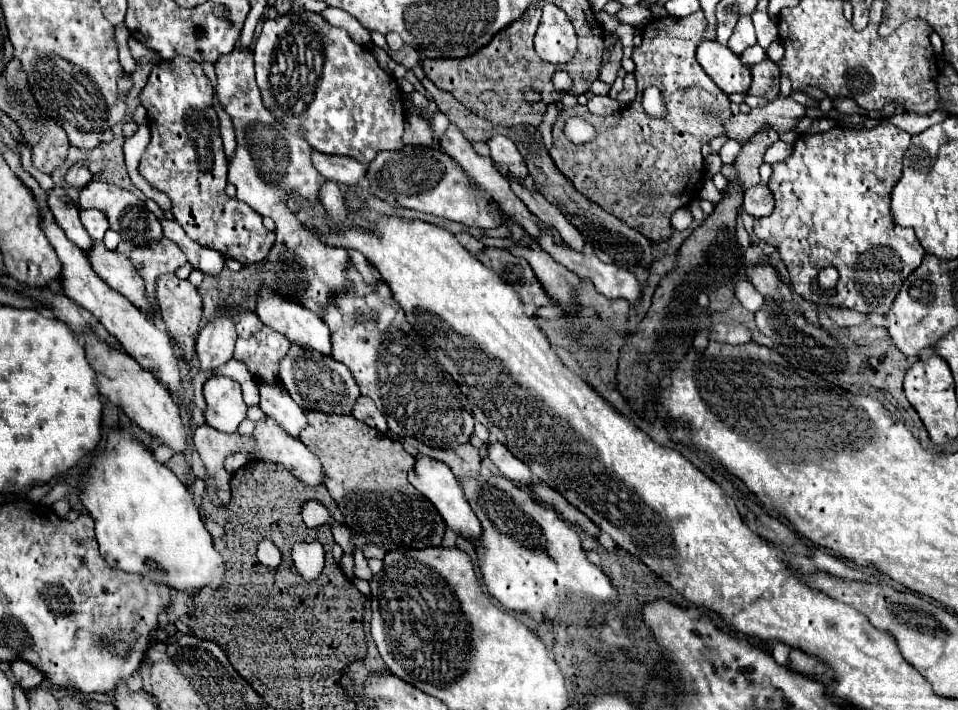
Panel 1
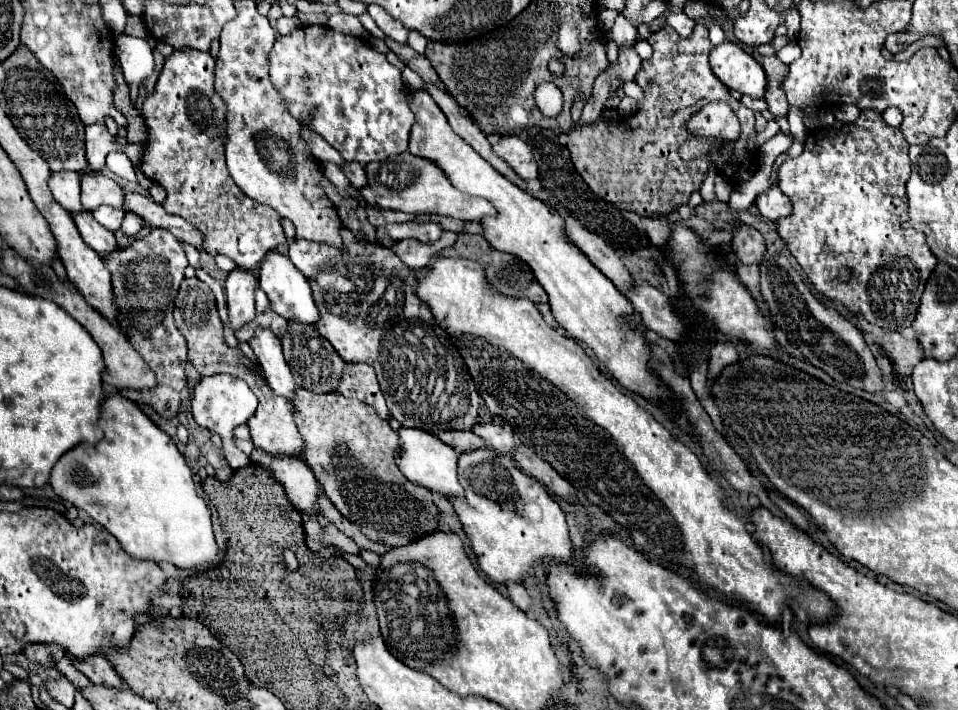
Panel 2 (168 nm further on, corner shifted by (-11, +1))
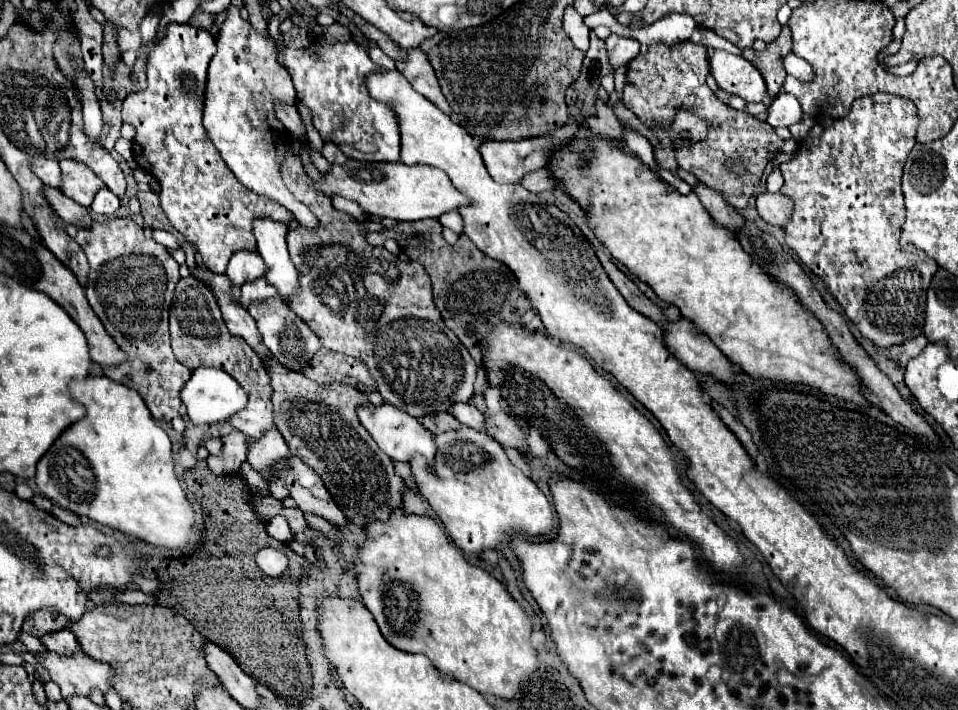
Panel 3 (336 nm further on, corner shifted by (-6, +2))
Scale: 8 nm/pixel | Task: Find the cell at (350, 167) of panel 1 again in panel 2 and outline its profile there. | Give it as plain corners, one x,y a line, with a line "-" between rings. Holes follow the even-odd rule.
302,128
302,138
308,142
312,154
314,154
316,160
320,160
322,164
324,164
324,162
334,162
336,166
344,166
344,164
346,164
346,160
340,156
340,152
334,150
322,136
318,136
318,134

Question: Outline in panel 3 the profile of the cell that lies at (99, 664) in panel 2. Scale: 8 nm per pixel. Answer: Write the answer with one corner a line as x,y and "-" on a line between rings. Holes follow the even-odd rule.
61,629
61,631
55,631
55,633
47,633
47,635
41,637
41,643
49,651
55,651
59,655
73,655
73,653
81,651
75,635
69,629

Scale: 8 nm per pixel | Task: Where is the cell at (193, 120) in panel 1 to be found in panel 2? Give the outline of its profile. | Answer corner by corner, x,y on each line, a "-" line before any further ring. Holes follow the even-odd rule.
174,50
164,62
152,96
142,106
142,118
148,128
142,172
166,190
168,198
162,204
166,212
190,220
204,234
208,254
224,254
240,268
254,270
270,250
286,244
280,216
270,206
248,198
228,174
224,160
226,102
214,90
214,58
208,52

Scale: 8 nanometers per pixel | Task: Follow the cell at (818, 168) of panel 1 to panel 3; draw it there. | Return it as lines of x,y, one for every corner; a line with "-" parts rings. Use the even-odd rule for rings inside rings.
877,93
877,95
867,95
861,99
853,101
851,111
837,119
831,127
827,127
821,135
819,141
813,137
805,137
799,143
799,149
795,151
795,157
789,163
781,163
781,175
785,179
783,187
781,187
781,195
787,195
793,201
793,217
785,227
785,241
787,245
797,253
797,257
801,259
801,263
805,267
809,267
815,275
819,275
827,285
829,291
833,293
833,297
837,299
837,303
843,307
843,311
847,313
847,317
853,321
853,325
857,325
857,329
861,331
863,337
867,337
869,341
873,341
877,347
893,347
893,345
901,345
907,339
913,339
917,335
923,333
923,323
925,323
925,301
927,301
927,289
929,283
935,275
935,271
939,269
937,263
933,263
933,259
929,259
921,249
913,247
913,245
899,245
899,237
901,237
901,225
905,223
905,205
903,205
903,191
901,191
901,175
903,175
903,165
905,159
909,155
909,151
915,145
915,133
917,133
917,125
919,125
919,115
917,115
917,107
913,107
913,103
905,97
893,97
889,93

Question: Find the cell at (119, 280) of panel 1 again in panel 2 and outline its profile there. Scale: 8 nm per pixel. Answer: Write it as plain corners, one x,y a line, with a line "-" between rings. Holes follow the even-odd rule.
86,210
86,212
80,212
80,214
72,216
72,218
74,218
74,222
76,222
78,230
80,230
82,240
84,240
94,252
98,252
98,256
106,258
106,256
110,256
110,254
114,254
114,252
120,250
114,234
108,232
106,228
102,228
100,224
96,224
96,220
92,218
92,212

